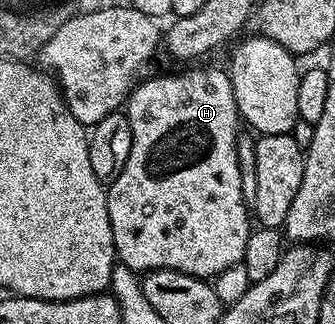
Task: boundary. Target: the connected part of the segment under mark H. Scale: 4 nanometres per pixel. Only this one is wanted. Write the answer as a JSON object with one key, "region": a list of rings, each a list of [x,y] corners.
{"region":[[[203,66],[184,74],[163,74],[148,82],[140,81],[125,103],[125,113],[133,132],[129,160],[125,160],[123,171],[106,187],[116,259],[136,272],[176,270],[208,280],[242,262],[253,218],[241,192],[237,160],[241,119],[230,73]]]}

